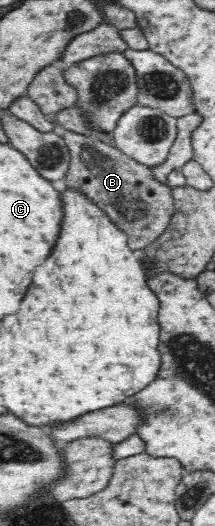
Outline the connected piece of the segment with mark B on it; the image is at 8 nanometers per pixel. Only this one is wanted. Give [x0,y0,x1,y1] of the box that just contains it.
[54,126,173,253]

